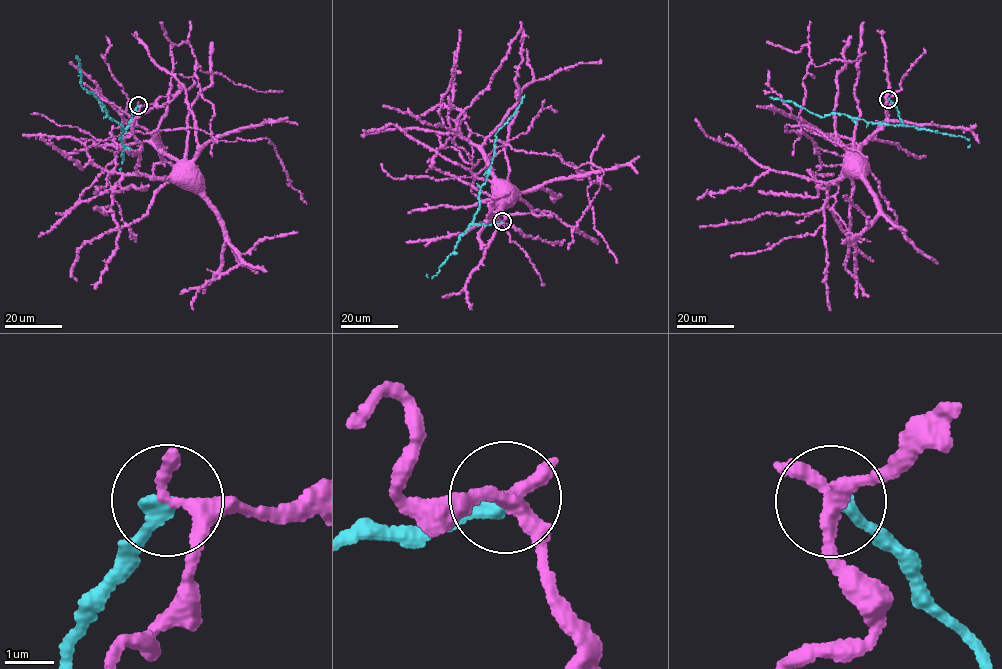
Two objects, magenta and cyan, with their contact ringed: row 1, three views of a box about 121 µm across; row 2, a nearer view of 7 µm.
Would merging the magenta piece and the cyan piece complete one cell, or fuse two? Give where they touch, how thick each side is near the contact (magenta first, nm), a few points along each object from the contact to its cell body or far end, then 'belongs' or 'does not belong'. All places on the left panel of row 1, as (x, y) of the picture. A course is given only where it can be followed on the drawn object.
(138, 105) | 200/320 nm | magenta via (138, 105), (137, 126), (110, 133), (118, 149), (107, 180), (123, 222), (142, 217), (154, 193), (182, 170) | cyan via (138, 105), (123, 131), (121, 125), (106, 115), (97, 97), (81, 86), (77, 55) | does not belong

